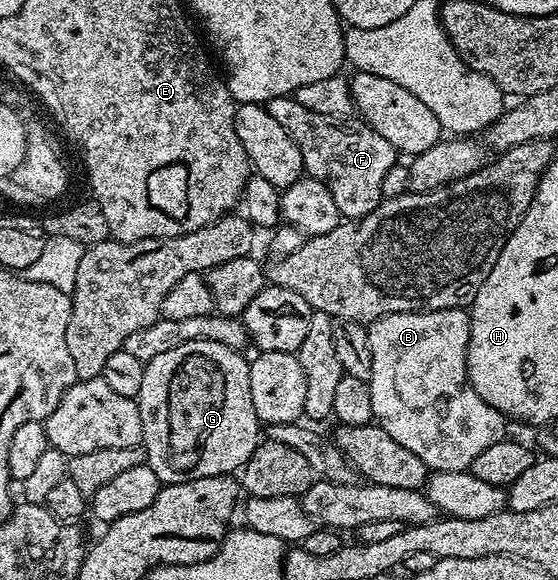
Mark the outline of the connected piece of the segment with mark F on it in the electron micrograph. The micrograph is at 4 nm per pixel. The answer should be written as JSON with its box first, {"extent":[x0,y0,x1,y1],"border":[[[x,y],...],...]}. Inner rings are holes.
{"extent":[264,94,399,220],"border":[[[293,94],[271,98],[264,107],[267,114],[291,134],[295,146],[299,146],[299,154],[303,154],[307,175],[327,186],[345,220],[361,220],[380,206],[383,178],[399,160],[397,148],[391,146],[383,134],[375,134],[375,130],[364,122],[340,128],[336,119],[315,114],[315,110],[307,110],[307,106],[299,106]]]}

